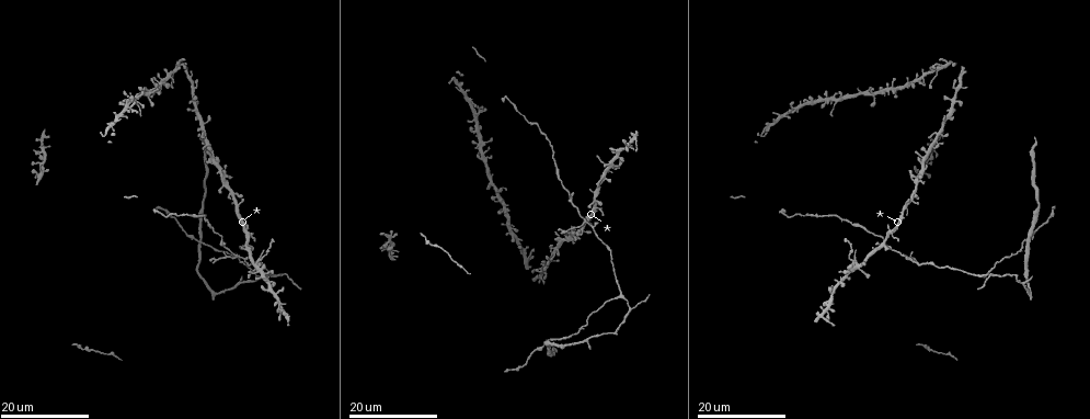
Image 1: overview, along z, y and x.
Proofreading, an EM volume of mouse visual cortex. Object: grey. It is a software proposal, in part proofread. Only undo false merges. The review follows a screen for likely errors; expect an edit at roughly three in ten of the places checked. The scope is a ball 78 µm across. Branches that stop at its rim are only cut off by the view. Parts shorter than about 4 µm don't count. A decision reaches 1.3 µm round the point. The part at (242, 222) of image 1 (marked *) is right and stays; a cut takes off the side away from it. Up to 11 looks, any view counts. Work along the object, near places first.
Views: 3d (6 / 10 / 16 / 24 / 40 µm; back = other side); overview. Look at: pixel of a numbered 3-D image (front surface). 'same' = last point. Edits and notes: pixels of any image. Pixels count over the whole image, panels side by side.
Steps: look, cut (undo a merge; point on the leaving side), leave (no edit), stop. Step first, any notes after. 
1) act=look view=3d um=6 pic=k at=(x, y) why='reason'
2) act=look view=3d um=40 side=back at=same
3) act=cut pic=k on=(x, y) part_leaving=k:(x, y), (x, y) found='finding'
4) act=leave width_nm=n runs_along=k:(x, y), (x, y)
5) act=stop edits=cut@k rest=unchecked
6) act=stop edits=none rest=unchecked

act=look view=3d um=24 pic=1 at=(595, 200) why='looks like a crossing'

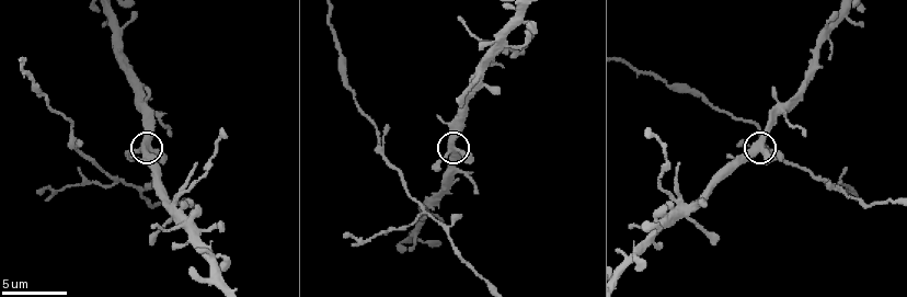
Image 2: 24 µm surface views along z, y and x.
act=look view=3d um=10 pic=2 at=(447, 148)

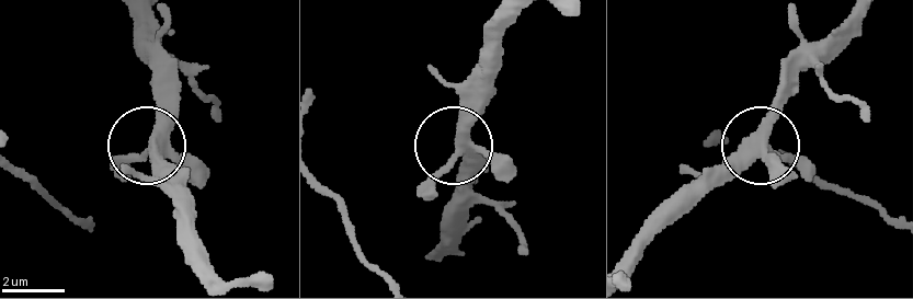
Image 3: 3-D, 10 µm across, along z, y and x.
act=leave arms=4 runs_along=3:(132, 10), (137, 49), (156, 80), (147, 146), (156, 180) found='one neuron here'

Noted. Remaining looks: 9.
act=look view=3d um=24 pic=1 at=(979, 276) why='a fork'

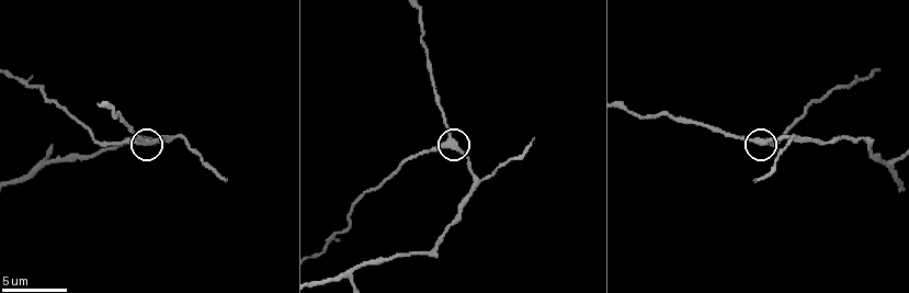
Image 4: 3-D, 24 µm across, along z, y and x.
act=look view=3d um=10 pic=4 at=(759, 140) why='zoom in'

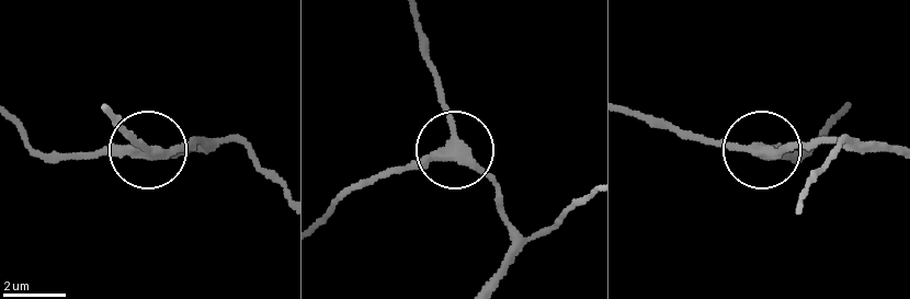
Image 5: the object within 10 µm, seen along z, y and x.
act=look view=3d um=6 pic=5 at=(456, 156)

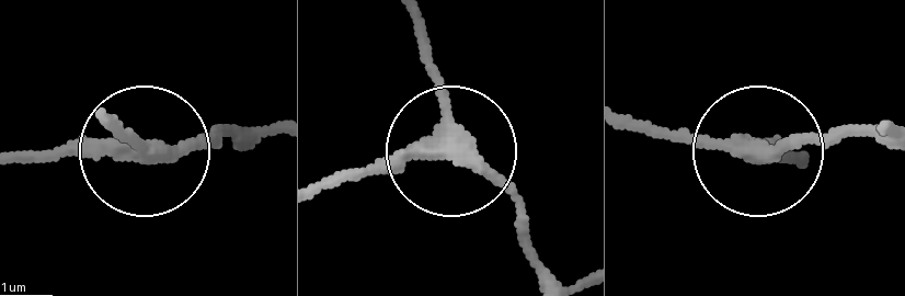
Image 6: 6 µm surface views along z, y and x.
act=leave arms=3 runs_along=6:(414, 18), (445, 110), (440, 145), (331, 174) found='one neuron here'

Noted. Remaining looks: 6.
act=look view=3d um=16 pic=2 at=(181, 195) why='small branch off a trunk'

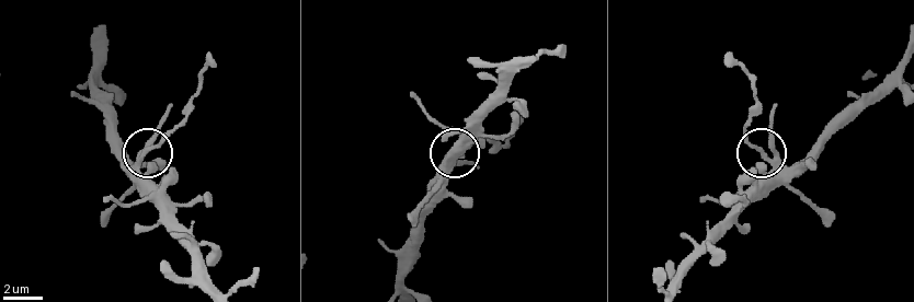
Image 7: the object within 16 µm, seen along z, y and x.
act=look view=3d um=6 pic=7 at=(761, 155) why='closer look'

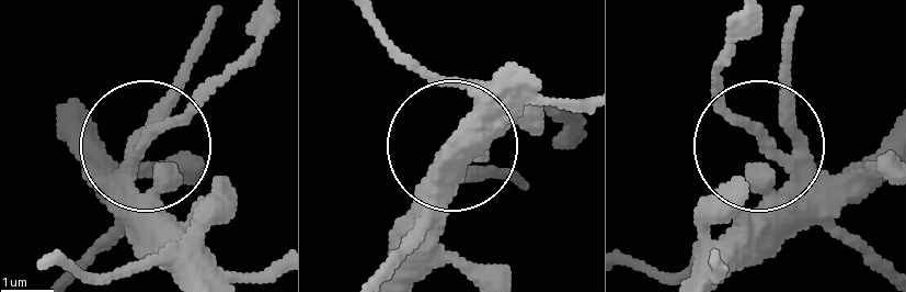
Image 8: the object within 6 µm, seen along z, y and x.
act=leave side_arm_um=8 runs_along=8:(887, 134), (849, 169), (783, 169), (718, 72) found='continuous, no second neuron'

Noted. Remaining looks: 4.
act=look view=3d um=10 pic=2 at=(114, 185) why='arms part here'

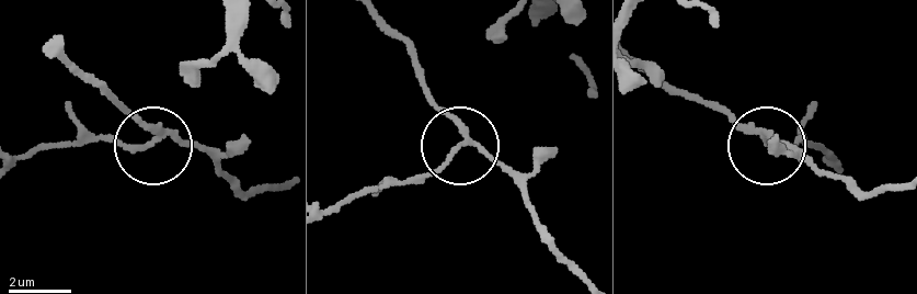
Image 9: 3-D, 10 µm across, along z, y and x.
act=cut pic=9 on=(125, 149) side_arm_um=8 part_leaving=9:(466, 146), (414, 180), (375, 184), (328, 205) found='a second neuron is stuck on'

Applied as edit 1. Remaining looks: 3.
act=look view=overview

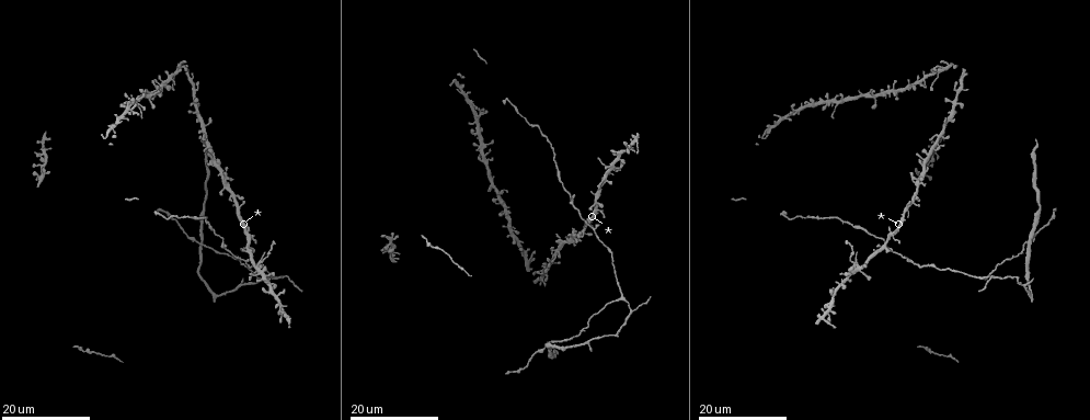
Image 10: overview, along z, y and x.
act=look view=3d um=16 pic=10 at=(504, 212) why='arms part here'

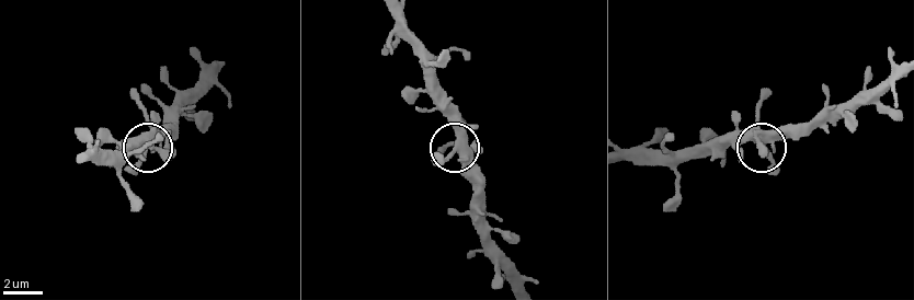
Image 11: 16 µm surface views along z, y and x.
act=look view=3d um=6 pic=11 at=(456, 149)

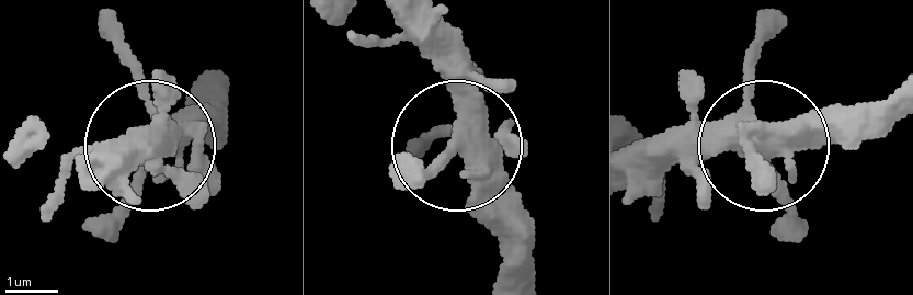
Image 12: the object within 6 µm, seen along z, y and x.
act=leave arms=3 runs_along=12:(216, 87), (141, 148) found='one neuron here'

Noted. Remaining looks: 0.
act=stop edits=cut@9 rest=unchecked

